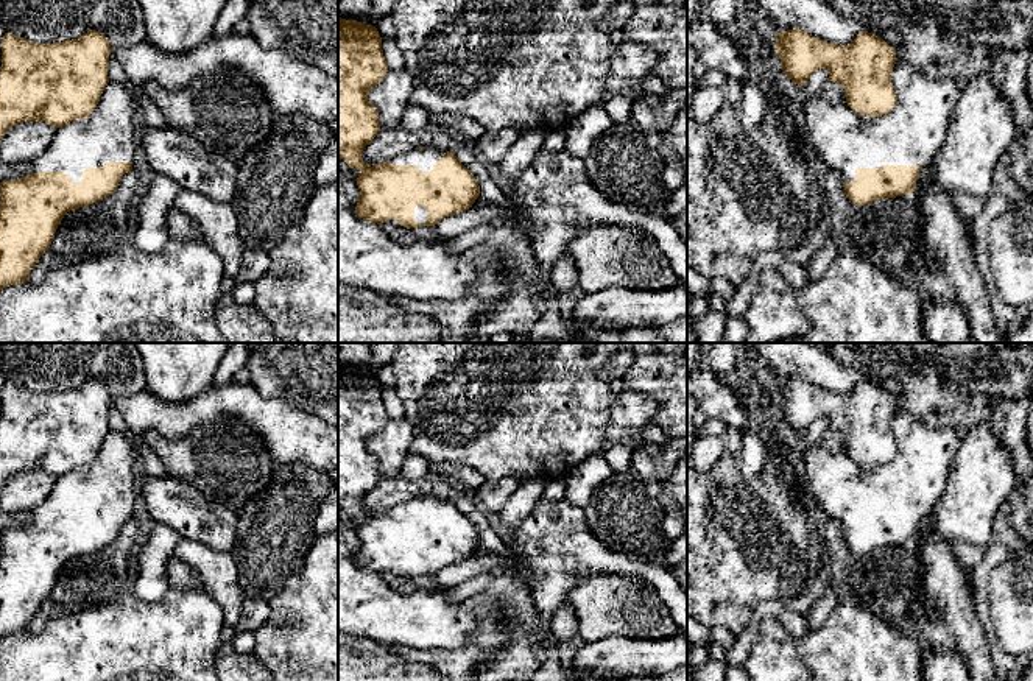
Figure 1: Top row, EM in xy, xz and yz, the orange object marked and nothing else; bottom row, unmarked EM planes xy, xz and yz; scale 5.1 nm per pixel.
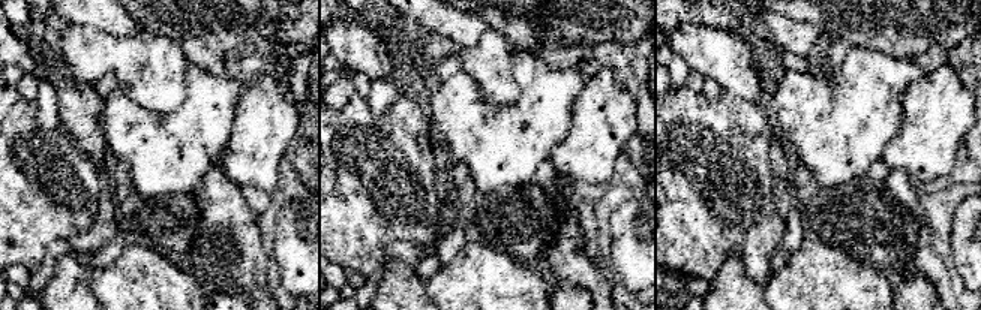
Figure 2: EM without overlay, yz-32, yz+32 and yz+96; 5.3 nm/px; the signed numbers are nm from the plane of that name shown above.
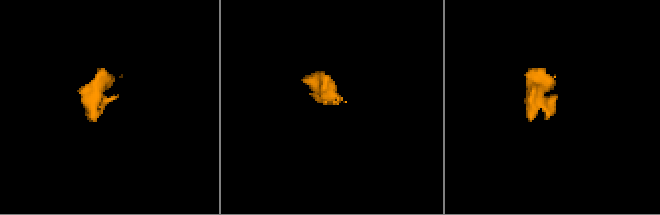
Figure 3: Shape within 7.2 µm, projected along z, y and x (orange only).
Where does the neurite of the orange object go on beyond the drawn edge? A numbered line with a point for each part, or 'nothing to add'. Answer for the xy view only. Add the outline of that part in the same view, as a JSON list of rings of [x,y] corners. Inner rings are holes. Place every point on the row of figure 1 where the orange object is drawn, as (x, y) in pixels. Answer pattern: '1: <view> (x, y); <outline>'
1: xy (105, 136); [[[109,81],[93,112],[56,129],[48,148],[30,161],[28,175],[64,171],[79,182],[84,170],[108,162],[132,162],[139,106],[128,84]]]

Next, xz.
1: xz (424, 159); [[[424,148],[424,150],[410,150],[405,154],[399,154],[390,159],[396,165],[416,165],[421,171],[433,170],[438,159],[444,156],[444,150]]]

